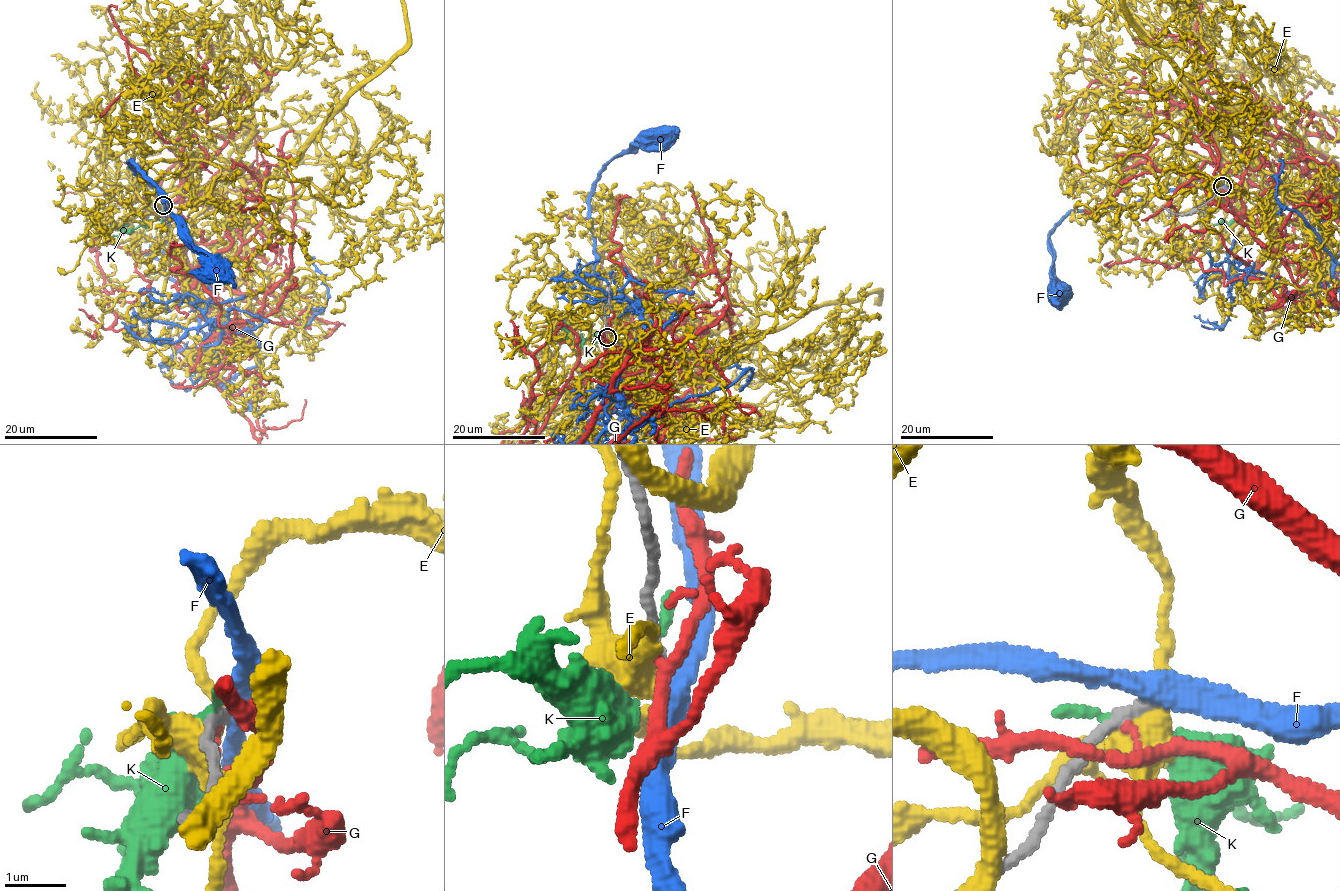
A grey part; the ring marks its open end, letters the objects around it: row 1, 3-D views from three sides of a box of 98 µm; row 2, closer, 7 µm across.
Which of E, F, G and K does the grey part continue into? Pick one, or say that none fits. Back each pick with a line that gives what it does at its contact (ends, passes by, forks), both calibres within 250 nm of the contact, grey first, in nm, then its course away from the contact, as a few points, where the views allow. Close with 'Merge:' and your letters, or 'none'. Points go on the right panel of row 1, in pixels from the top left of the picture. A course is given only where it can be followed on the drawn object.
Merge: none

